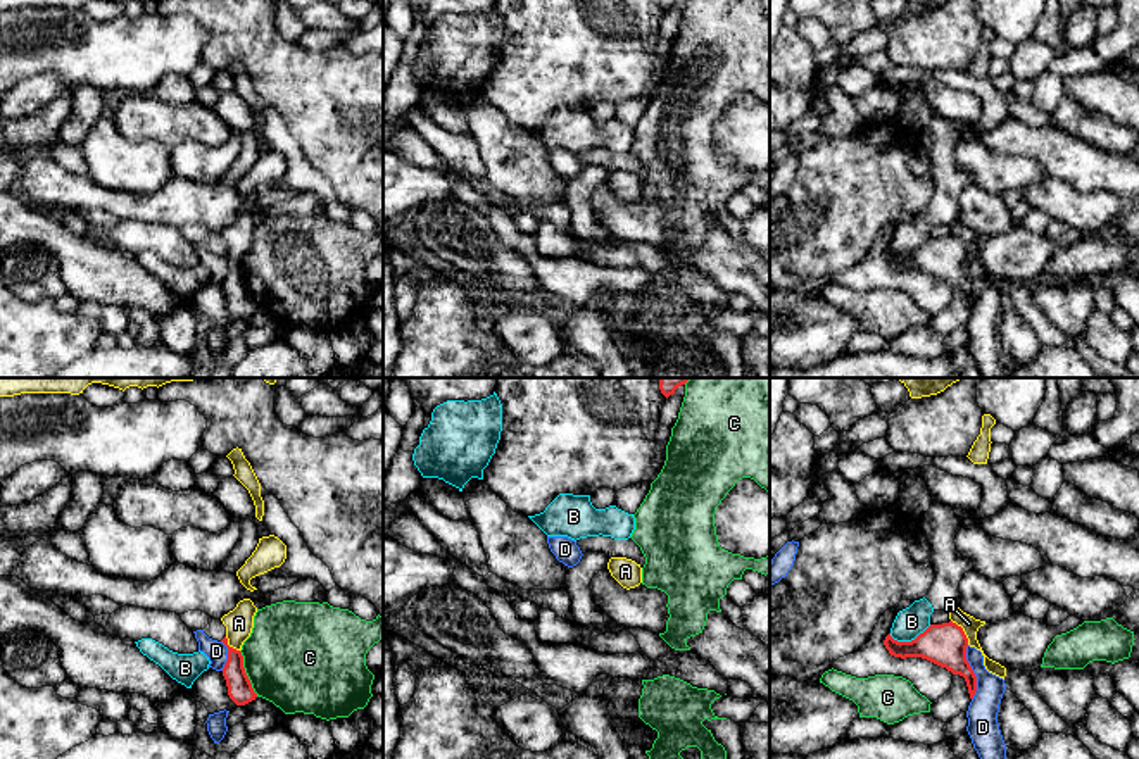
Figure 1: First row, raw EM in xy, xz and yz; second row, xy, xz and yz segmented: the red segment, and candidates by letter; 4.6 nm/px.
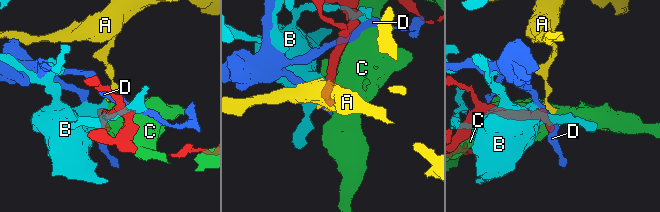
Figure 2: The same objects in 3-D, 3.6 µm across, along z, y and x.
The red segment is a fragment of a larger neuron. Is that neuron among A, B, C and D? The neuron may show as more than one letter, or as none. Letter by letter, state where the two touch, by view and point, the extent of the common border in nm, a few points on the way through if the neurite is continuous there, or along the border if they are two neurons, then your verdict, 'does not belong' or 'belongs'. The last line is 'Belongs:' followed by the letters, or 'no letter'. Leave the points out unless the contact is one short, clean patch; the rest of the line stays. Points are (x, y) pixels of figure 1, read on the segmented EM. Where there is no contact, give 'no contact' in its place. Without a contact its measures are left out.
A: contact yz (963, 632); length 150 nm; border yz (951, 620), (962, 628), (969, 644); does not belong
B: contact yz (912, 640); length 200 nm; does not belong
C: contact xy (245, 673); length 240 nm; does not belong
D: contact yz (974, 673); length 260 nm; does not belong
Belongs: no letter

